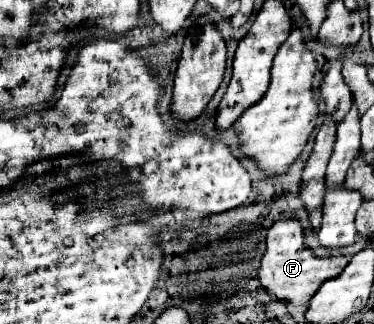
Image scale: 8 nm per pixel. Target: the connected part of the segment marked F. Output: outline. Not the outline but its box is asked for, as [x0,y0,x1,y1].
[258,219,350,305]

